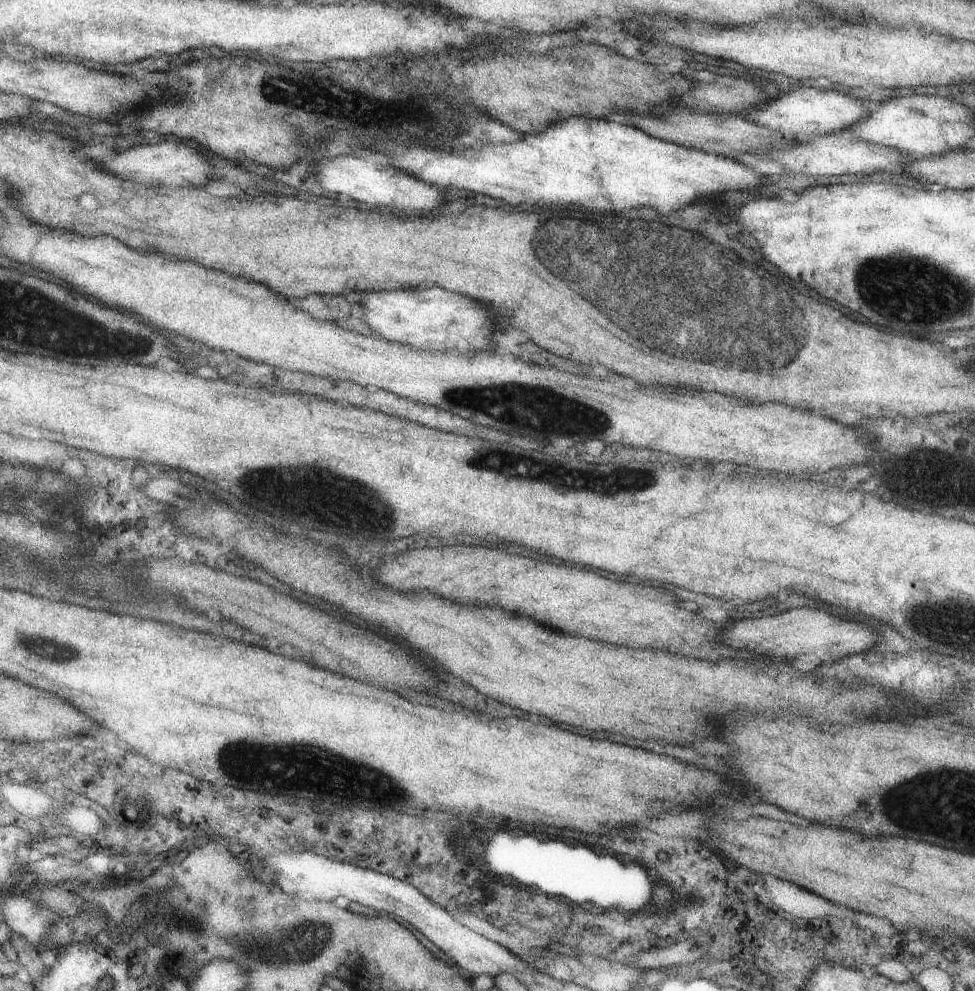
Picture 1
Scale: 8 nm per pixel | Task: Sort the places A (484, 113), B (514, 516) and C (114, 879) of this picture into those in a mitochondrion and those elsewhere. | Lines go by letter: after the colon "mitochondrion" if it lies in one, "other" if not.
A: other
B: other
C: other

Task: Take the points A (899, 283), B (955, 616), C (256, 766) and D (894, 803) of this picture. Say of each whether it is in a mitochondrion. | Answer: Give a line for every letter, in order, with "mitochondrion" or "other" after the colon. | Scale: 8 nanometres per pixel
A: mitochondrion
B: mitochondrion
C: mitochondrion
D: mitochondrion

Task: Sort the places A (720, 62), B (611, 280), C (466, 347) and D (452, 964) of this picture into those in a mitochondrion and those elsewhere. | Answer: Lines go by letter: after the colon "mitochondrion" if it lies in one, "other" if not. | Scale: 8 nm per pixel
A: other
B: mitochondrion
C: other
D: other

